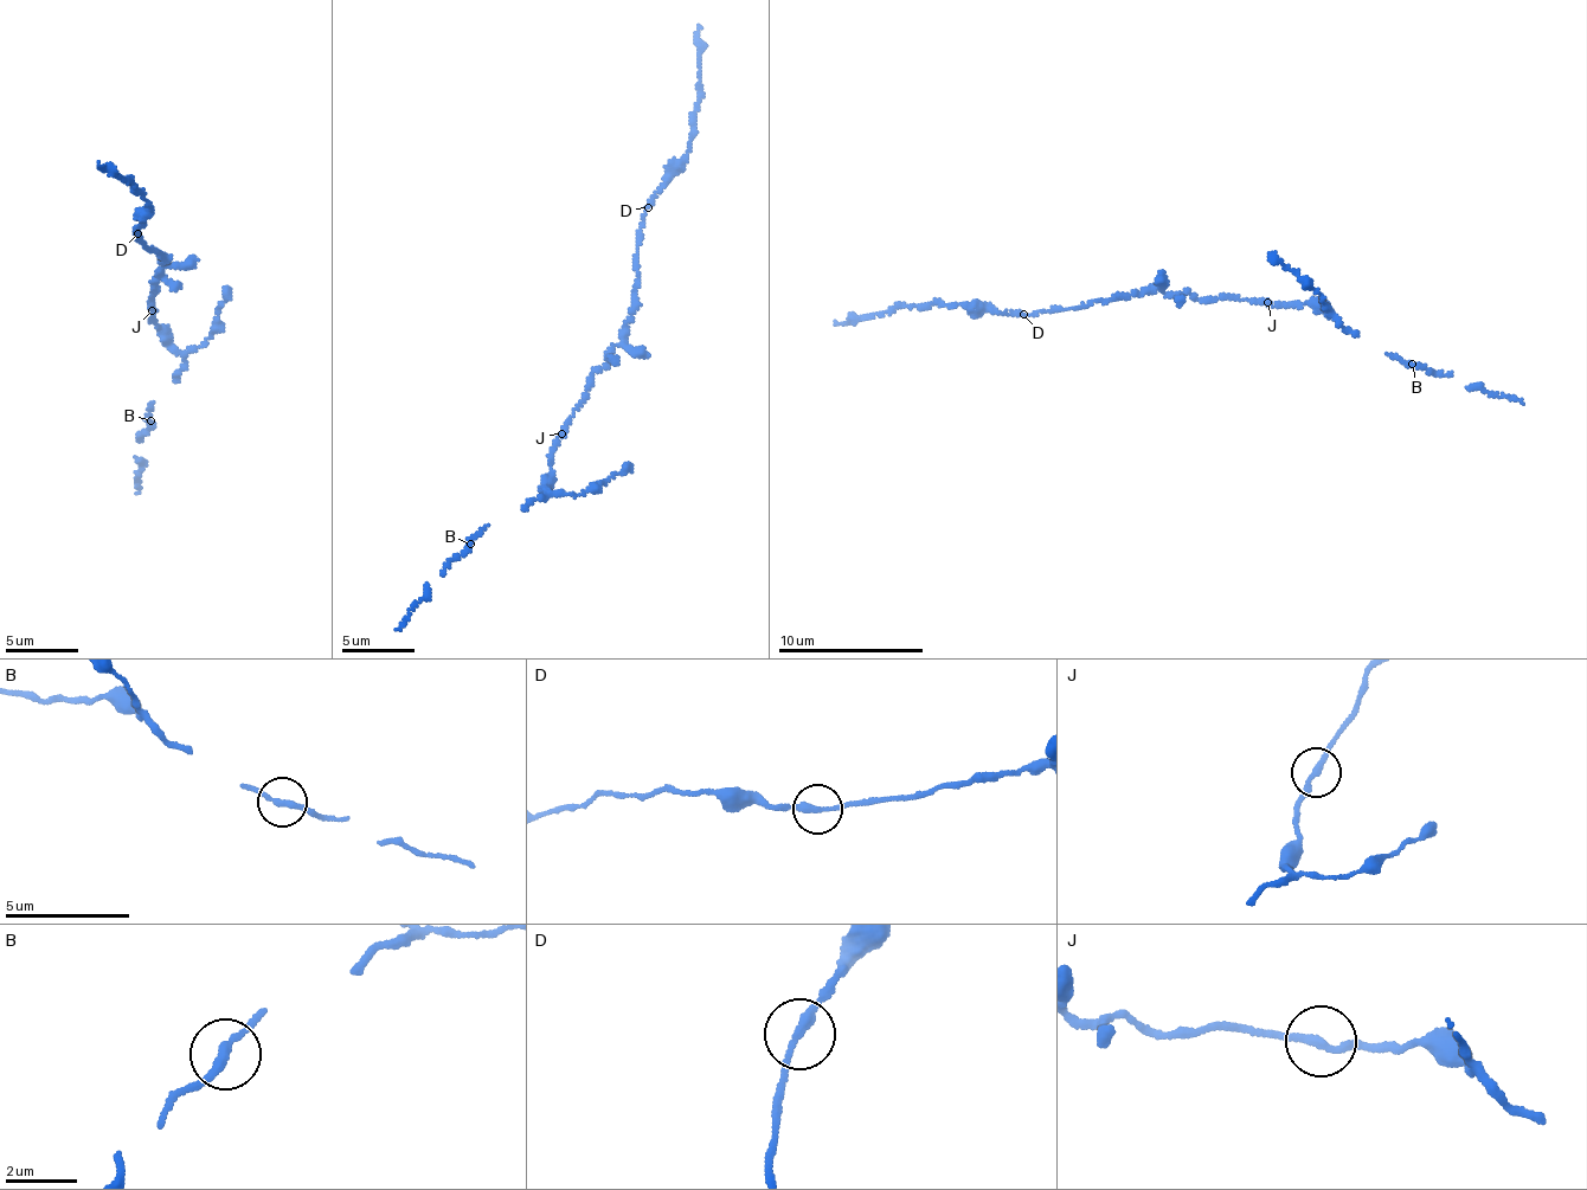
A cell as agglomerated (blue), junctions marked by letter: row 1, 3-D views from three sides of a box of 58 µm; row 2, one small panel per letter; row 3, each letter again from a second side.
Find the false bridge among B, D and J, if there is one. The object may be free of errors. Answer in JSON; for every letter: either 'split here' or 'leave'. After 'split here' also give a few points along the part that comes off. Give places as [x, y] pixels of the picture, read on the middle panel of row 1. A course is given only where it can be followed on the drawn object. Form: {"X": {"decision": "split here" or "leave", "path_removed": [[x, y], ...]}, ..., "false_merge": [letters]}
{"B": {"decision": "leave"}, "D": {"decision": "leave"}, "J": {"decision": "leave"}, "false_merge": []}

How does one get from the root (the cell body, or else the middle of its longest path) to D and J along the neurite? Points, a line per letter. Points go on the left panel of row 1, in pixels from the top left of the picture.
D: (156, 281), (164, 263), (159, 259), (165, 259), (135, 239), (137, 233)
J: (156, 281), (154, 284), (159, 287), (152, 298), (152, 310)

